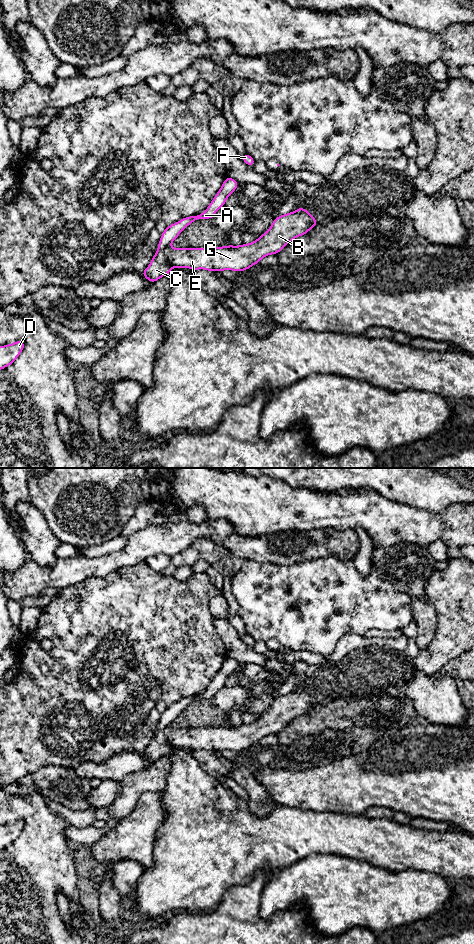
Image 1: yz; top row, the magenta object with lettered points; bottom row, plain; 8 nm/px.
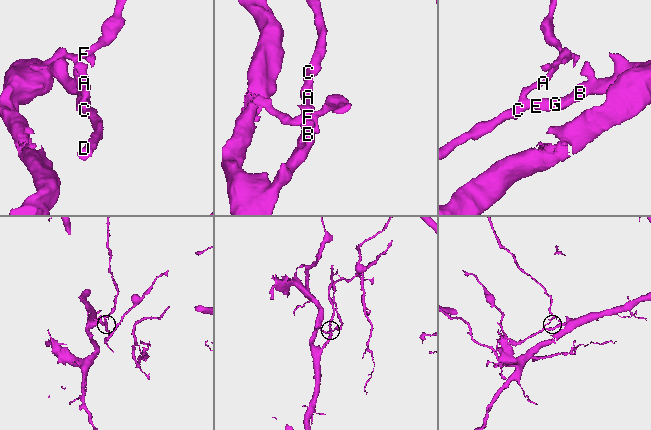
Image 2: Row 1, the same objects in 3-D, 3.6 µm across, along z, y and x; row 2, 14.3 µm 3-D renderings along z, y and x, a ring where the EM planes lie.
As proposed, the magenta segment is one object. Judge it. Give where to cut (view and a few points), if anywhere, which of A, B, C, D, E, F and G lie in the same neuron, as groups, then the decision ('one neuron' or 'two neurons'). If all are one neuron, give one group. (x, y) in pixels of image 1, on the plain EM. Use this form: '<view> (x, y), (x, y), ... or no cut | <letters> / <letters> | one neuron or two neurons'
yz (169, 725), (158, 730) | A F / B C D E G | two neurons

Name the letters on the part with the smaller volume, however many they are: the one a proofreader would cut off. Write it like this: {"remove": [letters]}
{"remove": ["A", "F"]}

